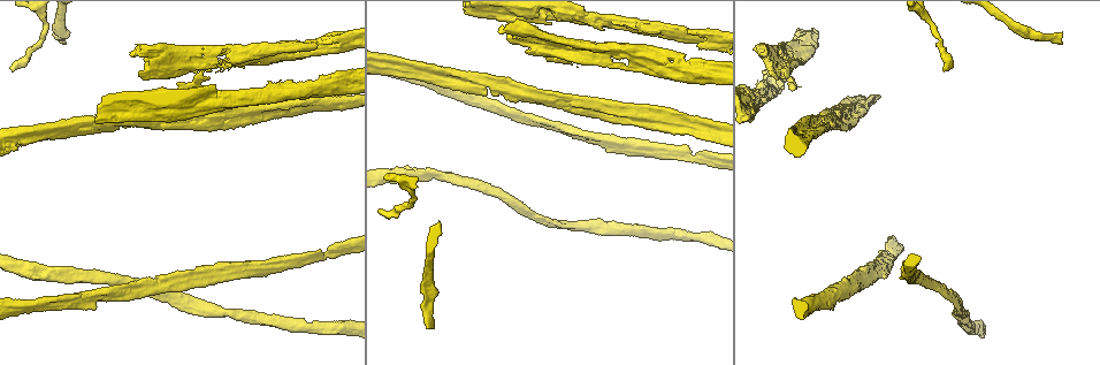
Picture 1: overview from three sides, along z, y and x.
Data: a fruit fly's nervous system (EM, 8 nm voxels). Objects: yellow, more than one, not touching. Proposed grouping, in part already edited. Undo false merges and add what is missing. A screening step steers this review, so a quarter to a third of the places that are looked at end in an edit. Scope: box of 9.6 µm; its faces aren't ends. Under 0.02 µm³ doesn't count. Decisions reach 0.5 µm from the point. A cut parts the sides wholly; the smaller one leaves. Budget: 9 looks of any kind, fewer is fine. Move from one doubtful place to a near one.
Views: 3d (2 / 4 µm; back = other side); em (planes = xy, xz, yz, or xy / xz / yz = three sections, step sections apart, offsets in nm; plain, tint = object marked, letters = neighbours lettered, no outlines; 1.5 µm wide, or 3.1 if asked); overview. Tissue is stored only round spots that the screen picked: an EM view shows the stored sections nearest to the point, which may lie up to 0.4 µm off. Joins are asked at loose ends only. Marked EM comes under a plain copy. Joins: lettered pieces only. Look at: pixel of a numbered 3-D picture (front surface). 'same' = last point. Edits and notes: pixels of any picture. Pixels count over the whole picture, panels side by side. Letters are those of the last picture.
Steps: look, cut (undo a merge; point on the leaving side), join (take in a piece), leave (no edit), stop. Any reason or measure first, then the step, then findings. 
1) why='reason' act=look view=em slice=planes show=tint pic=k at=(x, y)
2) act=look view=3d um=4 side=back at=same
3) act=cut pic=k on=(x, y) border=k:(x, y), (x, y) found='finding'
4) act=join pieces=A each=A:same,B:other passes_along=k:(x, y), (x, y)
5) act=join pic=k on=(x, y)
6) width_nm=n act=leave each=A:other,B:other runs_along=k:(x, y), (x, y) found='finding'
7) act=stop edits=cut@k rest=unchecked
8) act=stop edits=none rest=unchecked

act=look view=em slice=planes show=letters pic=1 at=(184, 120)

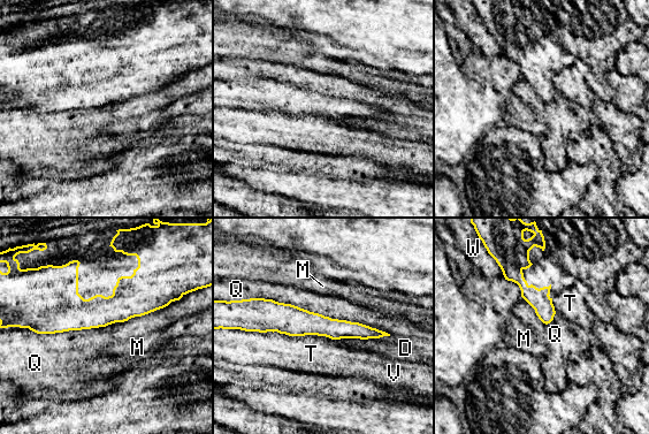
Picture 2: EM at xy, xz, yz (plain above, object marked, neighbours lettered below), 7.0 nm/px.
act=leave each=D:other,M:other,Q:other,T:other,V:other,W:other found='no lettered piece goes on from it'

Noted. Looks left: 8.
why='arms part here' act=look view=3d um=2 pic=1 at=(562, 102)

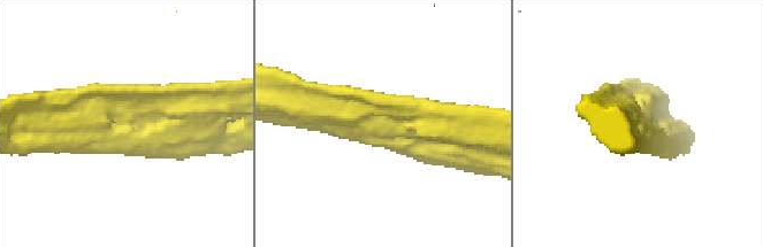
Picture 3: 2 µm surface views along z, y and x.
arms=3 arm_widths_nm=220,220,220 why='need the tissue' act=look view=em slice=planes show=letters pic=3 at=(647, 123)

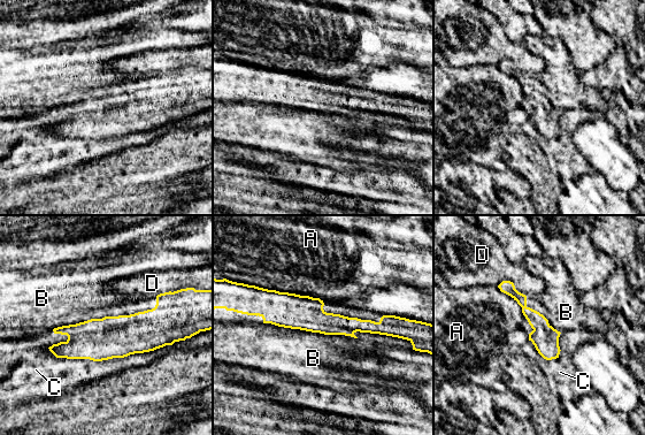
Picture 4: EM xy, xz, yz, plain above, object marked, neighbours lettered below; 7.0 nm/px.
act=leave each=A:other,B:other,C:other,D:other runs_along=4:(256, 308), (336, 325), (392, 320) found='continuous, no second neuron'

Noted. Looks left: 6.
act=look view=3d um=2 pic=1 at=(237, 53)

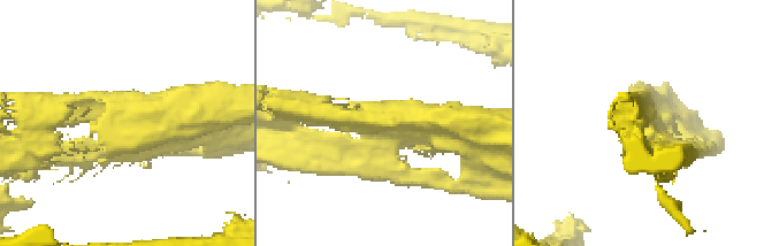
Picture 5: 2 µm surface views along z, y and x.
act=look view=em slice=yz step=8 show=letters pic=5 at=(378, 117)

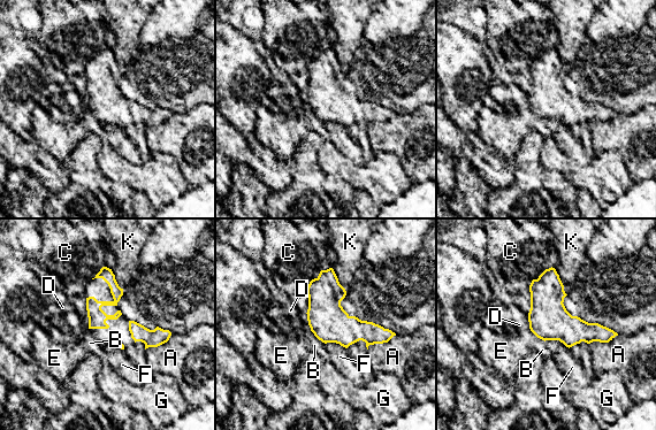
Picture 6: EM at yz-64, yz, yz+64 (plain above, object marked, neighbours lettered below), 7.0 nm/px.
act=leave each=A:other,B:other,C:other,D:other,E:other,F:other,G:other,K:other runs_along=6:(104, 270), (115, 298), (96, 311), (91, 325) found='one neuron here'

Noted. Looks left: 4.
why='free end' act=look view=3d um=2 pic=1 at=(63, 41)

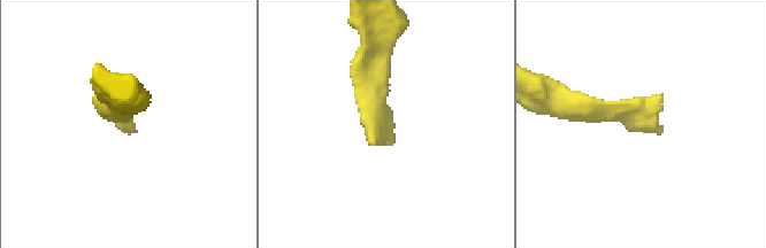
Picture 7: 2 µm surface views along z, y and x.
why='shape alone is not enough' act=look view=em slice=yz step=8 show=letters pic=7 at=(389, 143)

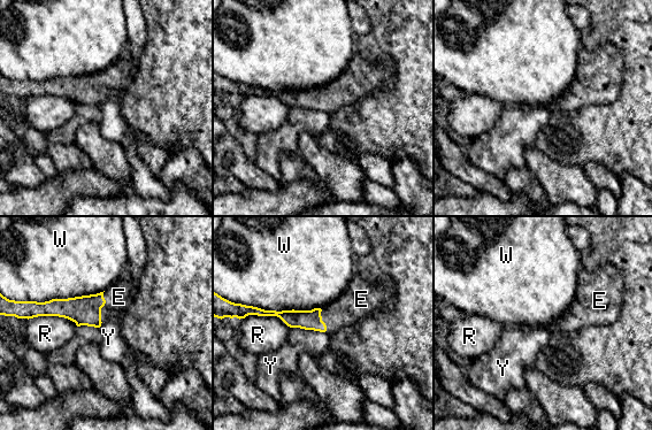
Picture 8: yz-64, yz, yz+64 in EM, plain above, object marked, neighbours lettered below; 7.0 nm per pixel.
why='another direction' act=look view=em slice=planes show=letters at=same

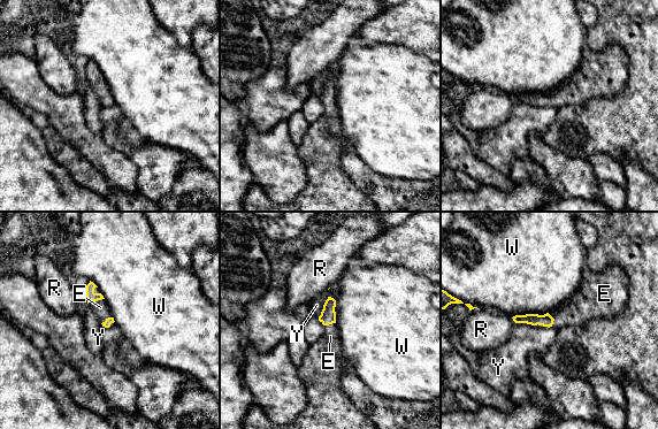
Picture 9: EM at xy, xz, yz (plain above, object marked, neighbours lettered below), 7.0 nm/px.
act=join pieces=E each=E:same,R:other,W:other,Y:other passes_along=9:(91, 296), (96, 300), (100, 307) found='it goes on there'

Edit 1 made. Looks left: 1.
act=stop edits=join@9 rest=unchecked

